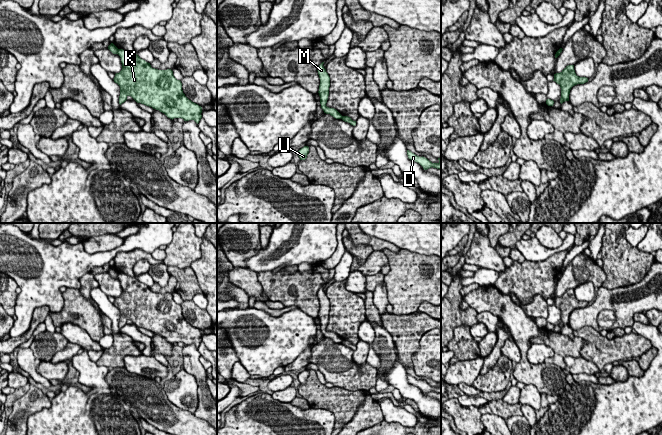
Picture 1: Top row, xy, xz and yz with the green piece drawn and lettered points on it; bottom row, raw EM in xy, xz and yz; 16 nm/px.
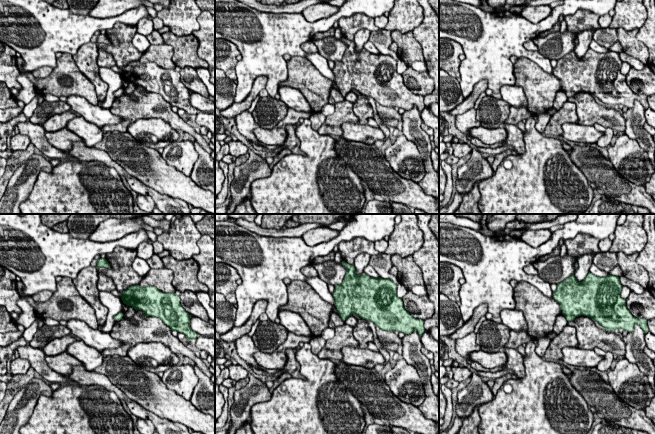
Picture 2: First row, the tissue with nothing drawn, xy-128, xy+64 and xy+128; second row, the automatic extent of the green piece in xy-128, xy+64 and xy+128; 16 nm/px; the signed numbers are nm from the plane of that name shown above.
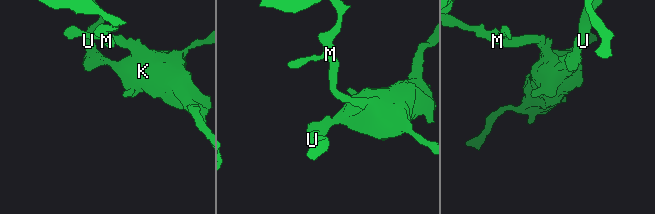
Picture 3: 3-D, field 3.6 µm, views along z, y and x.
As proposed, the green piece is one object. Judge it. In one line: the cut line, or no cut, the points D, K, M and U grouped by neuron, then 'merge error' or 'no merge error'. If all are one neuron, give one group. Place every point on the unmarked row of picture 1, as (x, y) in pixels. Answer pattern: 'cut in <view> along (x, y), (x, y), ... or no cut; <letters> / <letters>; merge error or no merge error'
cut in xy along (117, 273), (118, 277); D K U / M; merge error

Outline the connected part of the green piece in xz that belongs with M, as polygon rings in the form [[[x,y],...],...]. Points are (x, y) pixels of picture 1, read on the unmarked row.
[[[322,286],[318,291],[318,299],[320,302],[320,309],[319,309],[319,320],[320,320],[320,328],[321,332],[323,333],[324,337],[330,338],[336,343],[342,343],[342,339],[334,332],[329,332],[326,330],[328,320],[329,320],[329,311],[330,311],[330,301],[326,296],[326,293],[323,290],[324,286]]]

